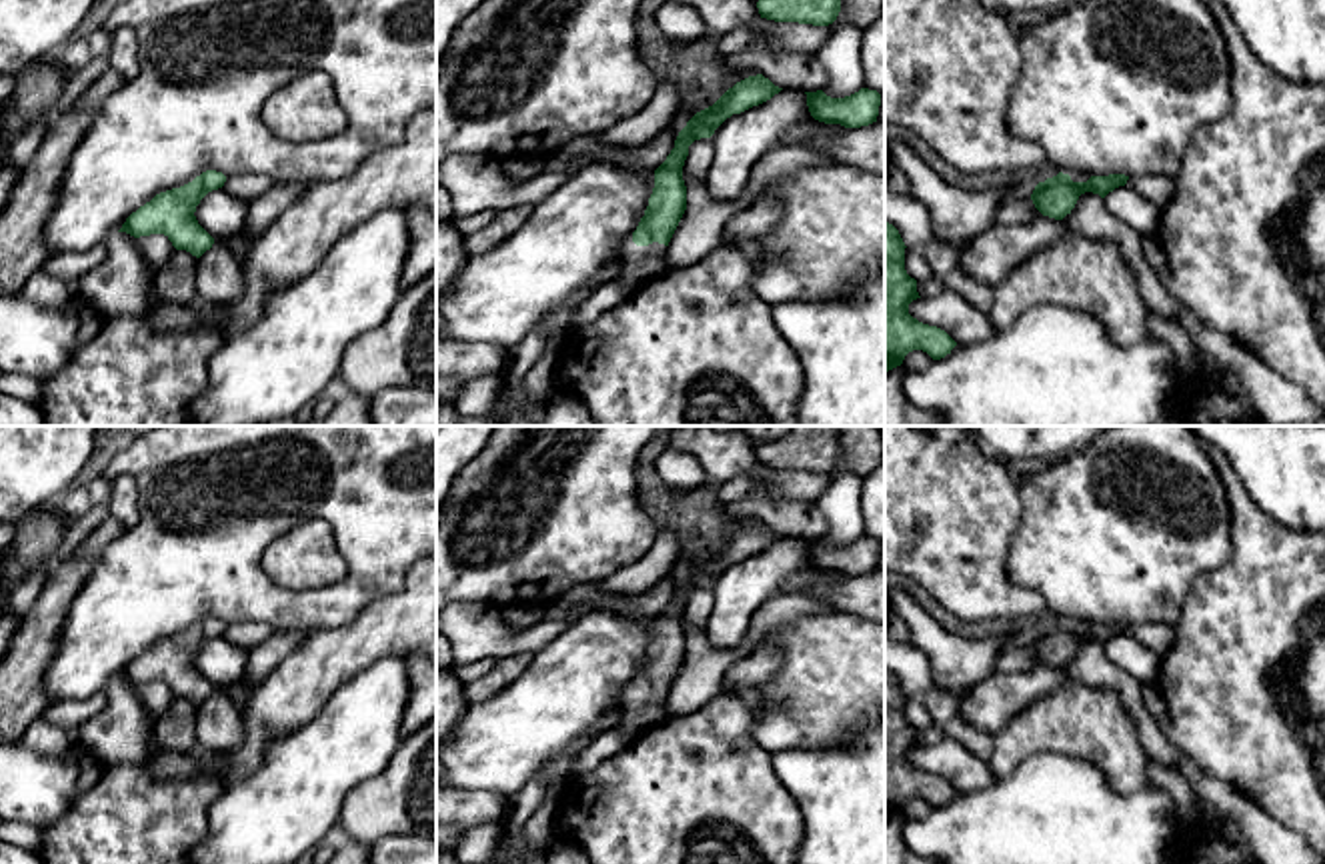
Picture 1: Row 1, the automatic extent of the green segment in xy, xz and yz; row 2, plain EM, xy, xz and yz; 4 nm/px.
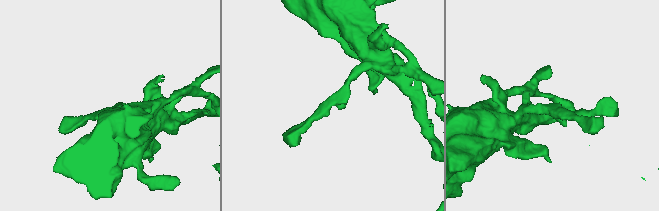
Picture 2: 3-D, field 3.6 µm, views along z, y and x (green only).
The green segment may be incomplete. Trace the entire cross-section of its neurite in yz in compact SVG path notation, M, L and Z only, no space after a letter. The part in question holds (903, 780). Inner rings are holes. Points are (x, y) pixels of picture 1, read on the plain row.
M885 668L885 820L901 814L913 798L941 808L957 794L945 778L909 762L909 752L921 744L905 718L905 696L899 678Z

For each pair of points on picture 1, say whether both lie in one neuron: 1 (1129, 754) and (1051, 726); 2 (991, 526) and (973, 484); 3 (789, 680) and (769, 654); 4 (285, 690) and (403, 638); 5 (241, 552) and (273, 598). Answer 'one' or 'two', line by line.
1: one
2: one
3: two
4: one
5: one

